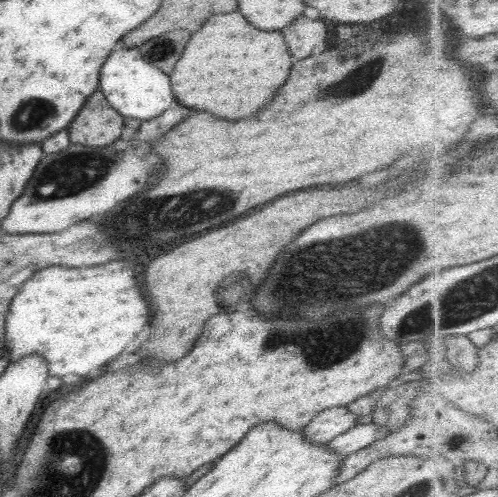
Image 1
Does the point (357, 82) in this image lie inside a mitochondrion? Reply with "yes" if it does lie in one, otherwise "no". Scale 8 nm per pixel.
yes

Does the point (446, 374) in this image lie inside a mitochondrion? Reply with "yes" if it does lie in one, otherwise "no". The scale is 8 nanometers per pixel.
no

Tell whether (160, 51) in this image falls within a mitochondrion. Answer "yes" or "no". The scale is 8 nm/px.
yes

